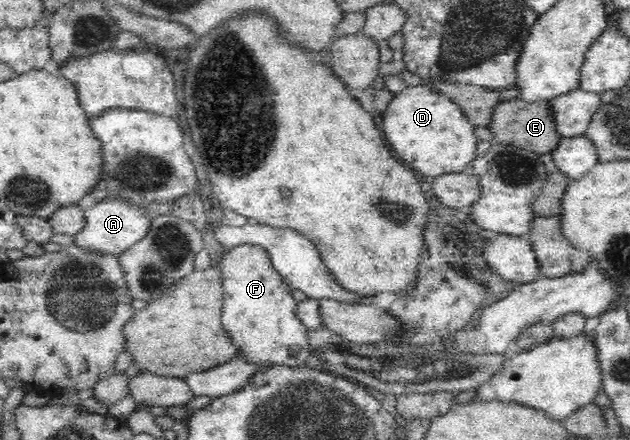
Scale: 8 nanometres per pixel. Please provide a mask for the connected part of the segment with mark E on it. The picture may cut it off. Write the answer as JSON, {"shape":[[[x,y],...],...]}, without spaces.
{"shape":[[[520,97],[506,100],[496,109],[495,122],[492,123],[490,130],[494,132],[495,140],[500,143],[516,144],[541,154],[556,151],[565,139],[559,131],[556,108],[552,100],[527,100]]]}

